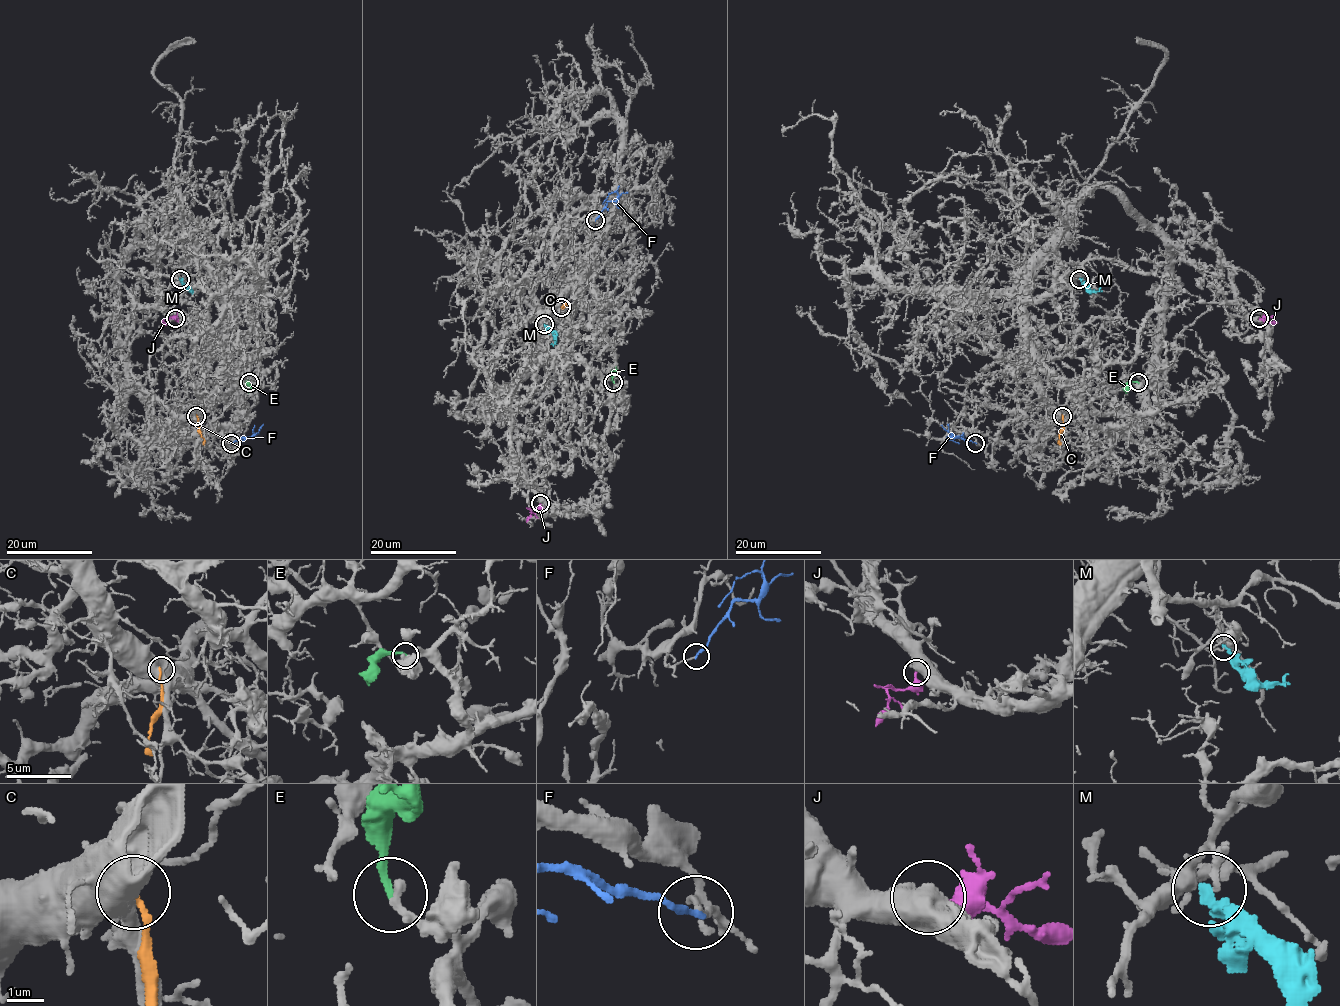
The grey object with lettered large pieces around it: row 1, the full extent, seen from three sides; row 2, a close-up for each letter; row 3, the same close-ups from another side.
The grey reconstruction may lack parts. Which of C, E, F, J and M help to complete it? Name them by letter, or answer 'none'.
E

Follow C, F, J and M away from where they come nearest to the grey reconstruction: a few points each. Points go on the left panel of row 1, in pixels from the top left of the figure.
C: (196, 415), (204, 444)
F: (231, 442), (253, 437), (247, 437), (238, 443)
J: (176, 318), (162, 323)
M: (180, 278), (190, 290), (185, 288)

